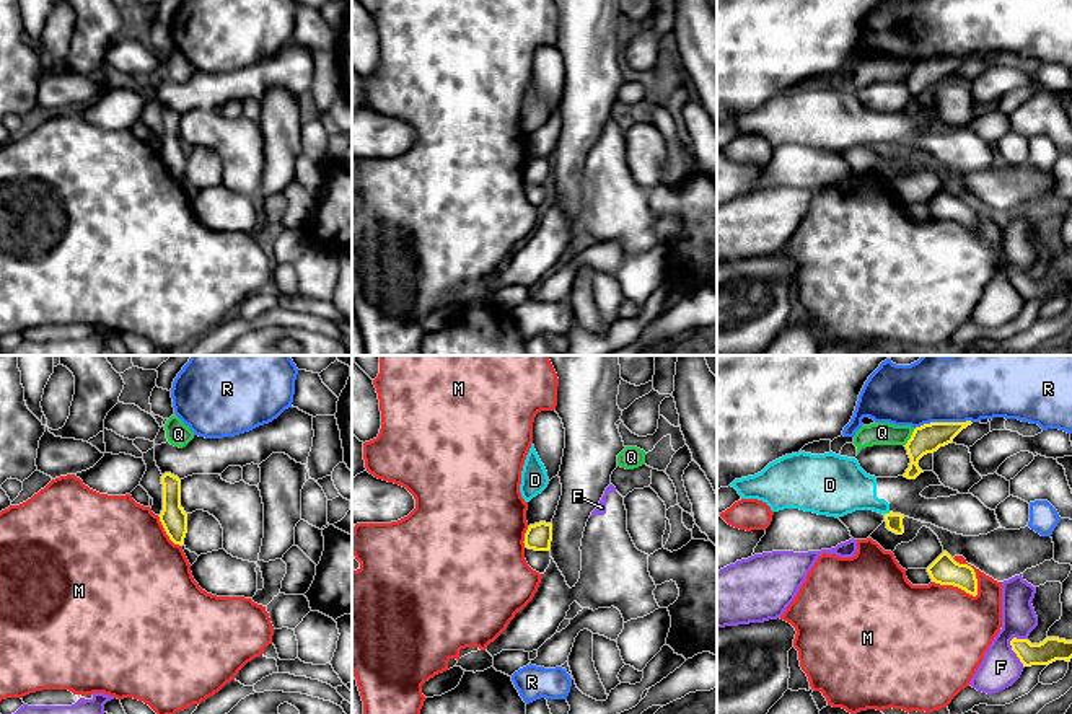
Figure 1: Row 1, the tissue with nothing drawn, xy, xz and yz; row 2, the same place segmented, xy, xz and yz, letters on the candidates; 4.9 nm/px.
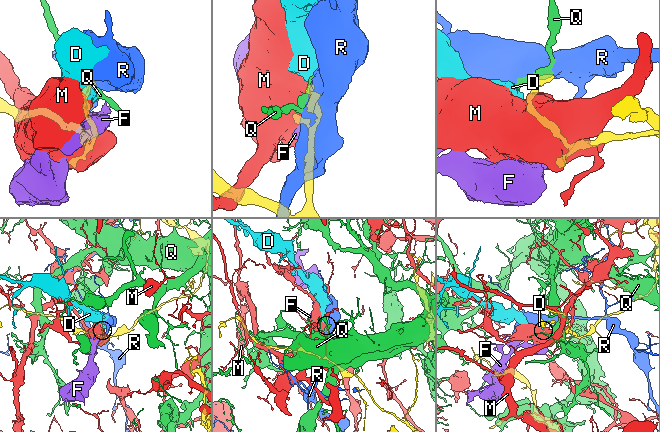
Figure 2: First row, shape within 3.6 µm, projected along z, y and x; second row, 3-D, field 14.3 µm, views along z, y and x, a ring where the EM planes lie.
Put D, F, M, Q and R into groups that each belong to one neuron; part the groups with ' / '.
D F / M / Q / R

